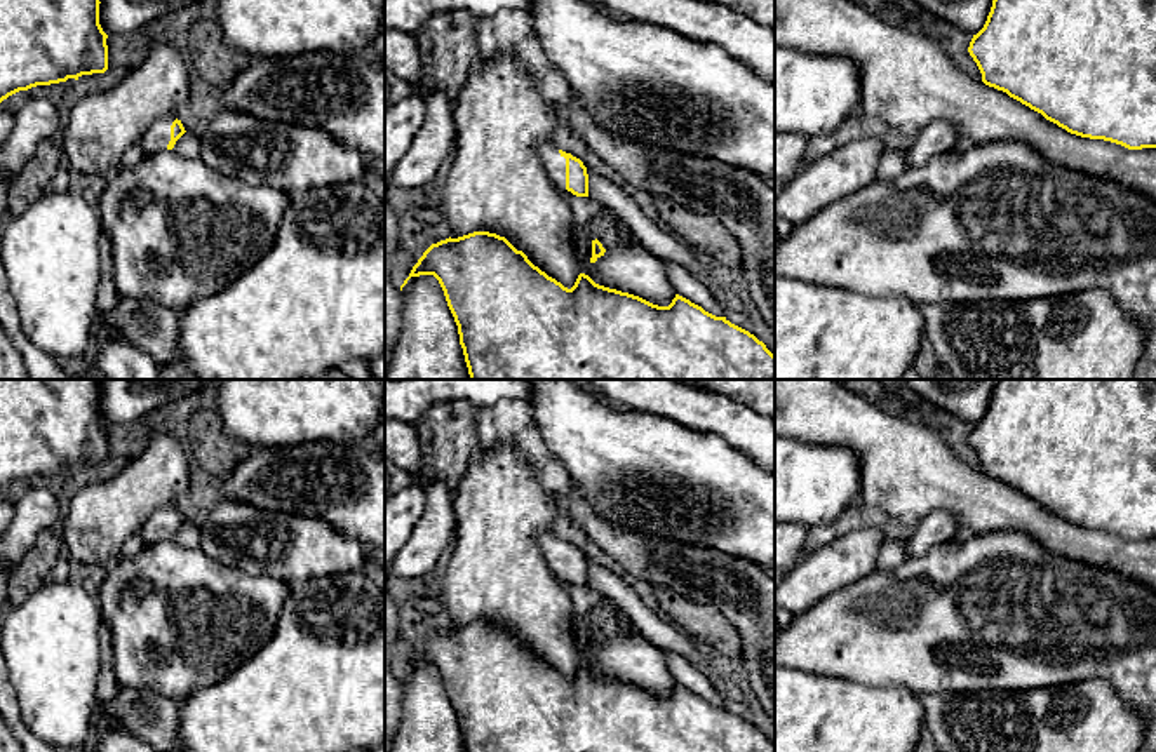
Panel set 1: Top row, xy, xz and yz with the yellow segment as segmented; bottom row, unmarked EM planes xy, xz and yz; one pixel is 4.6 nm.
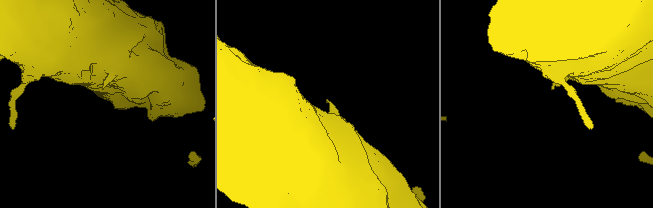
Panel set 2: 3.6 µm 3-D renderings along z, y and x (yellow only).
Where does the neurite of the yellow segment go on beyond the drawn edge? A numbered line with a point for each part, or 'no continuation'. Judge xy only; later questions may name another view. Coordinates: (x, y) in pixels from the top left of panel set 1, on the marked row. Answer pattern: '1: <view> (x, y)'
1: xy (155, 140)

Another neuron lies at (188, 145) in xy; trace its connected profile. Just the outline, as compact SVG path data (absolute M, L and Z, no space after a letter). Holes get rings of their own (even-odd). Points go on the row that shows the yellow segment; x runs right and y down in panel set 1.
M185 132L174 144L174 150L185 158L200 157L200 136L197 132Z

